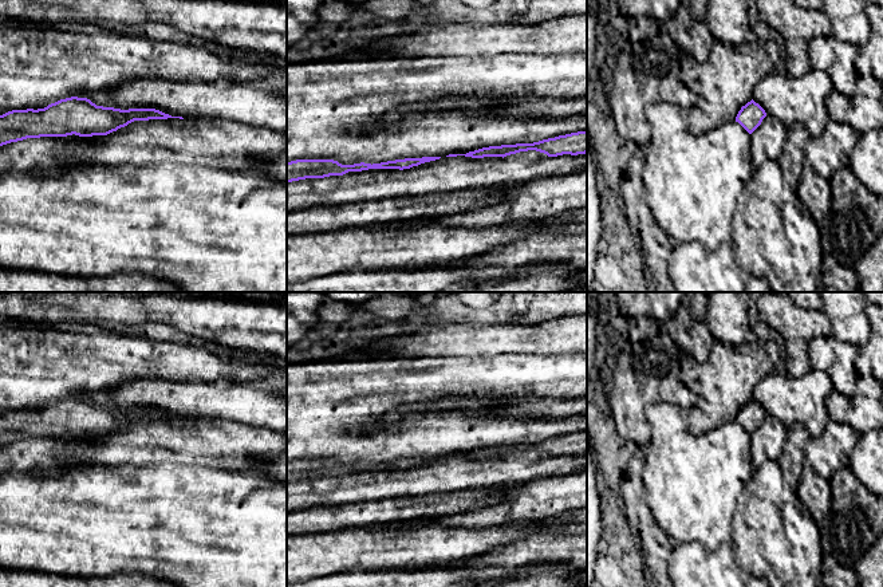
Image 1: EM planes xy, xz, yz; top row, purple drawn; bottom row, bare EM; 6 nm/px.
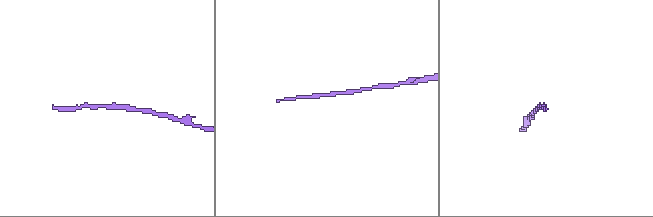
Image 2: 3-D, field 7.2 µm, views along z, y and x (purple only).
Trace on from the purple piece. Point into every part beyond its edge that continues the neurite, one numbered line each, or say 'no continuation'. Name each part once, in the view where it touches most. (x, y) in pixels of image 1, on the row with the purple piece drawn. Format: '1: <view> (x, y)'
no continuation

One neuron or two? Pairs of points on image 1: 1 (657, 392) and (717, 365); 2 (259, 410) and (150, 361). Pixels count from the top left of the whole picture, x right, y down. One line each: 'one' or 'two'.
1: two
2: two

